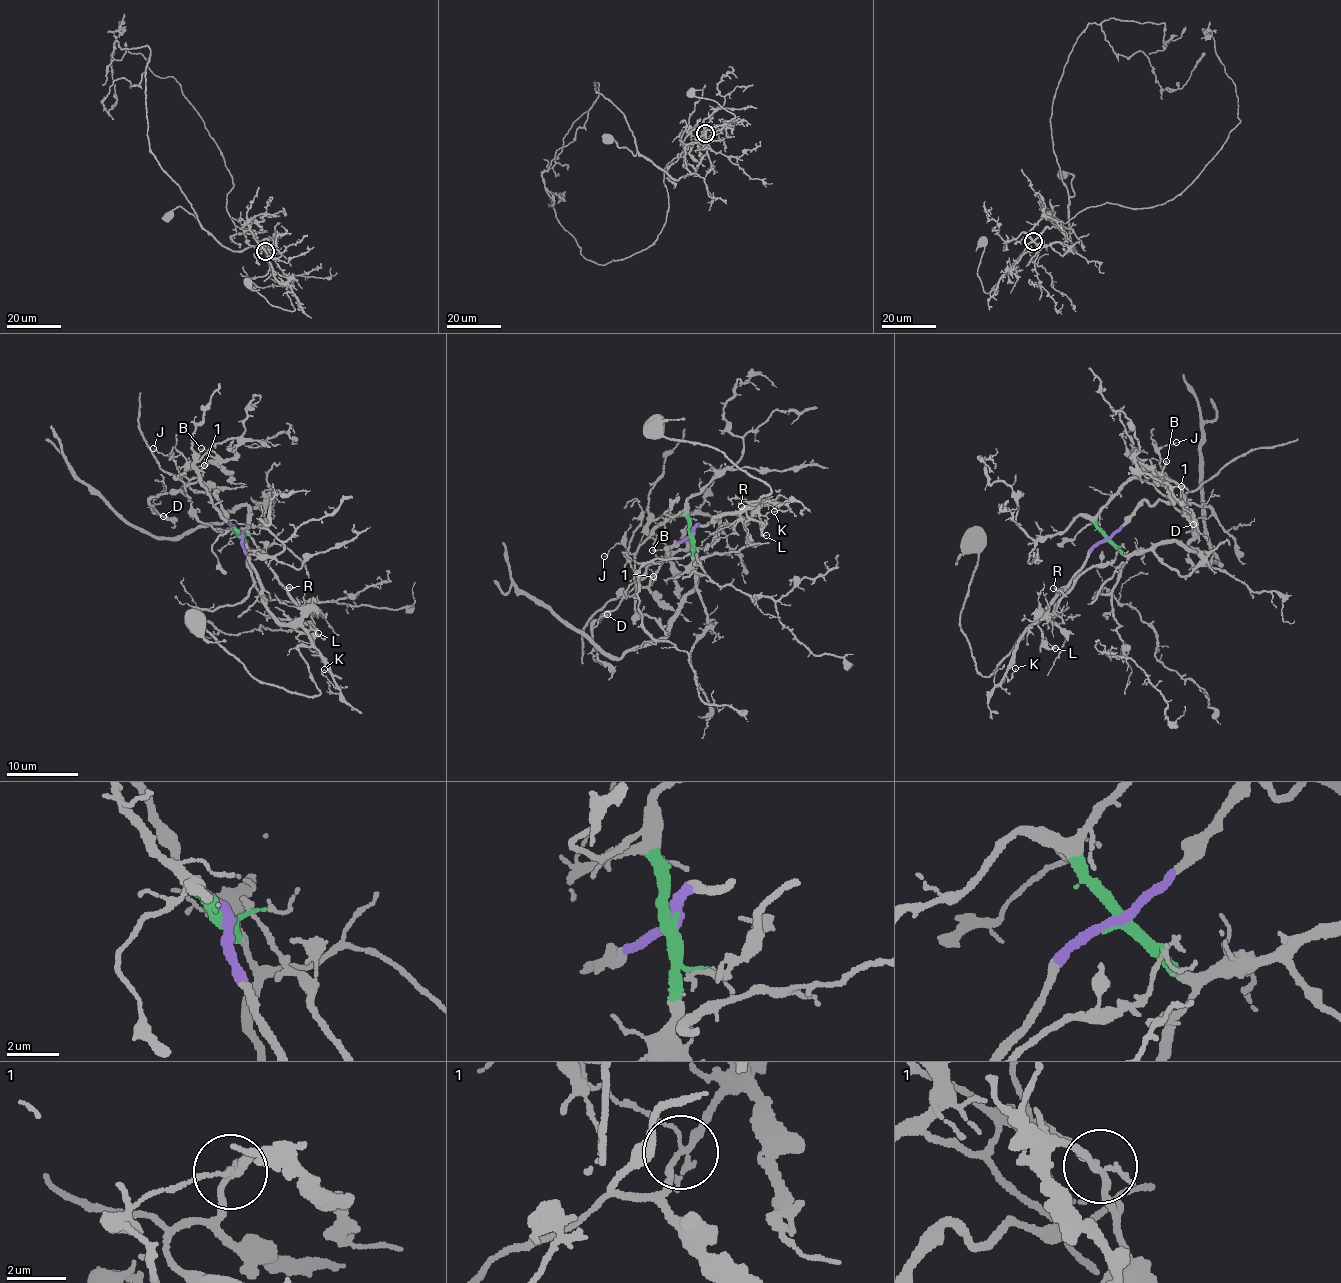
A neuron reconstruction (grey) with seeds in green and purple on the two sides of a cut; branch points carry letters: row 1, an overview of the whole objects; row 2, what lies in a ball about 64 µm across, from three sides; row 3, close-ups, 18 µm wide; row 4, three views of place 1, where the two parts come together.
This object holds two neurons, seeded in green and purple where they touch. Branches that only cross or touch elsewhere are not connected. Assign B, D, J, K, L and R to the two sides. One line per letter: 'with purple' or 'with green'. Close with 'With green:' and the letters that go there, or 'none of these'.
B: with purple
D: with green
J: with green
K: with purple
L: with purple
R: with purple
With green: D, J

